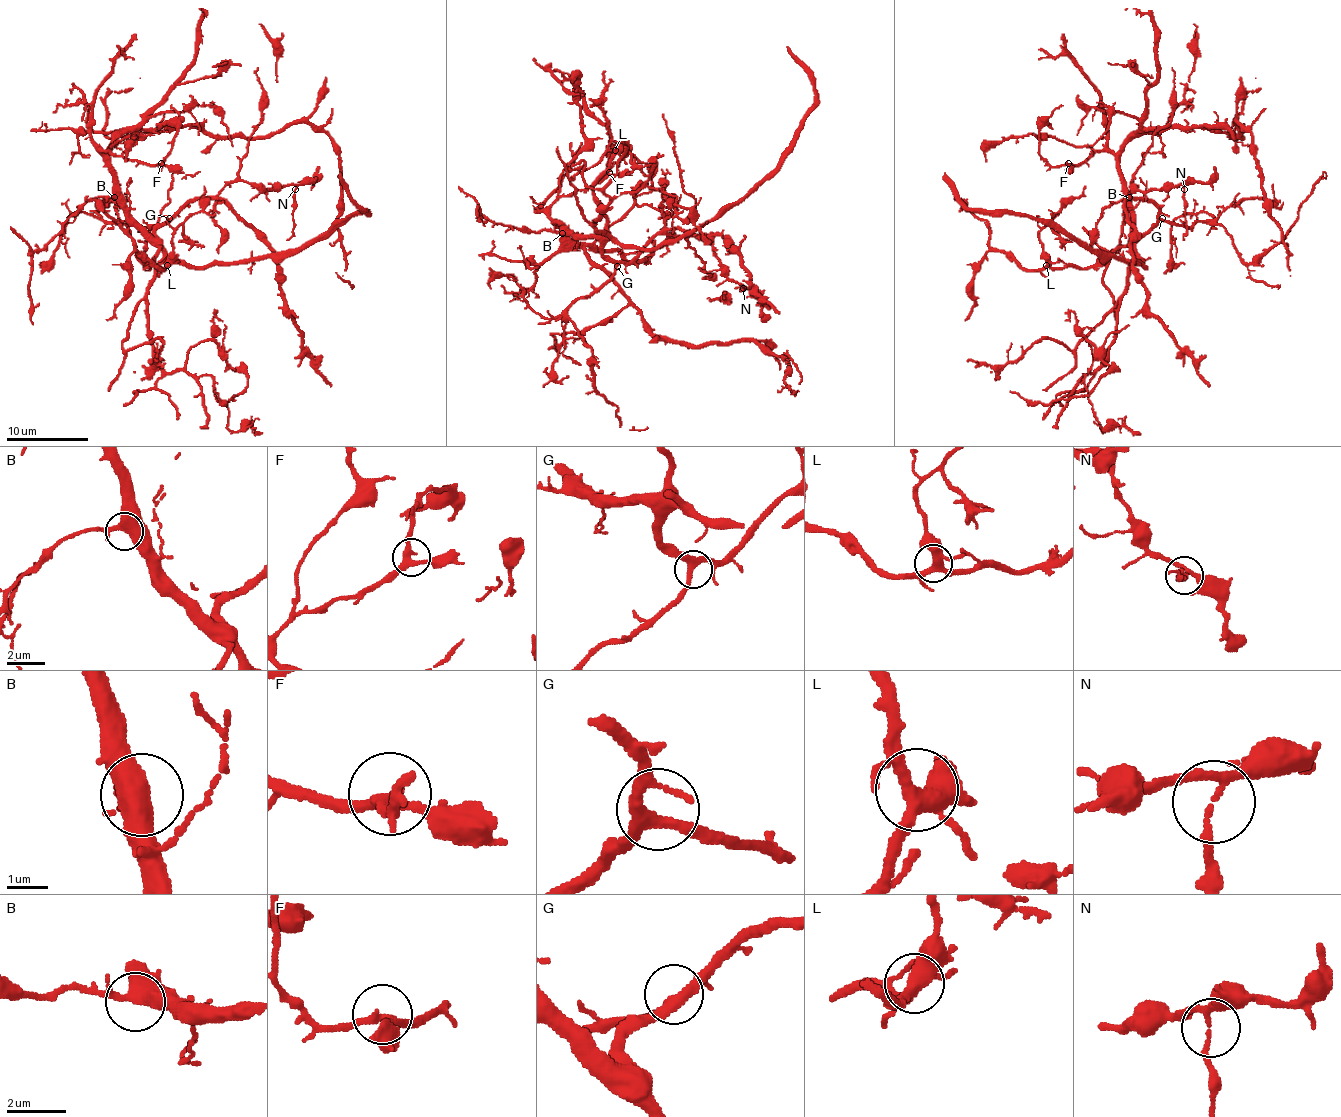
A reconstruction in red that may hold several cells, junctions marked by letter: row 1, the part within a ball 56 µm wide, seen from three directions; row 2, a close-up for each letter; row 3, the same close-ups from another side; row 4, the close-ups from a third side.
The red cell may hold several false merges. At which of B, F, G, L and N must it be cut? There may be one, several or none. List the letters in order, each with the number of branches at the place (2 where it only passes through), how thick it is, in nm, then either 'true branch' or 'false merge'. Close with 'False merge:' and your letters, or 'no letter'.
B: 3 | 420 nm | true branch
F: 3 | 260 nm | true branch
G: 3 | 320 nm | true branch
L: 5 | 360 nm | true branch
N: 3 | 150 nm | true branch
False merge: no letter

